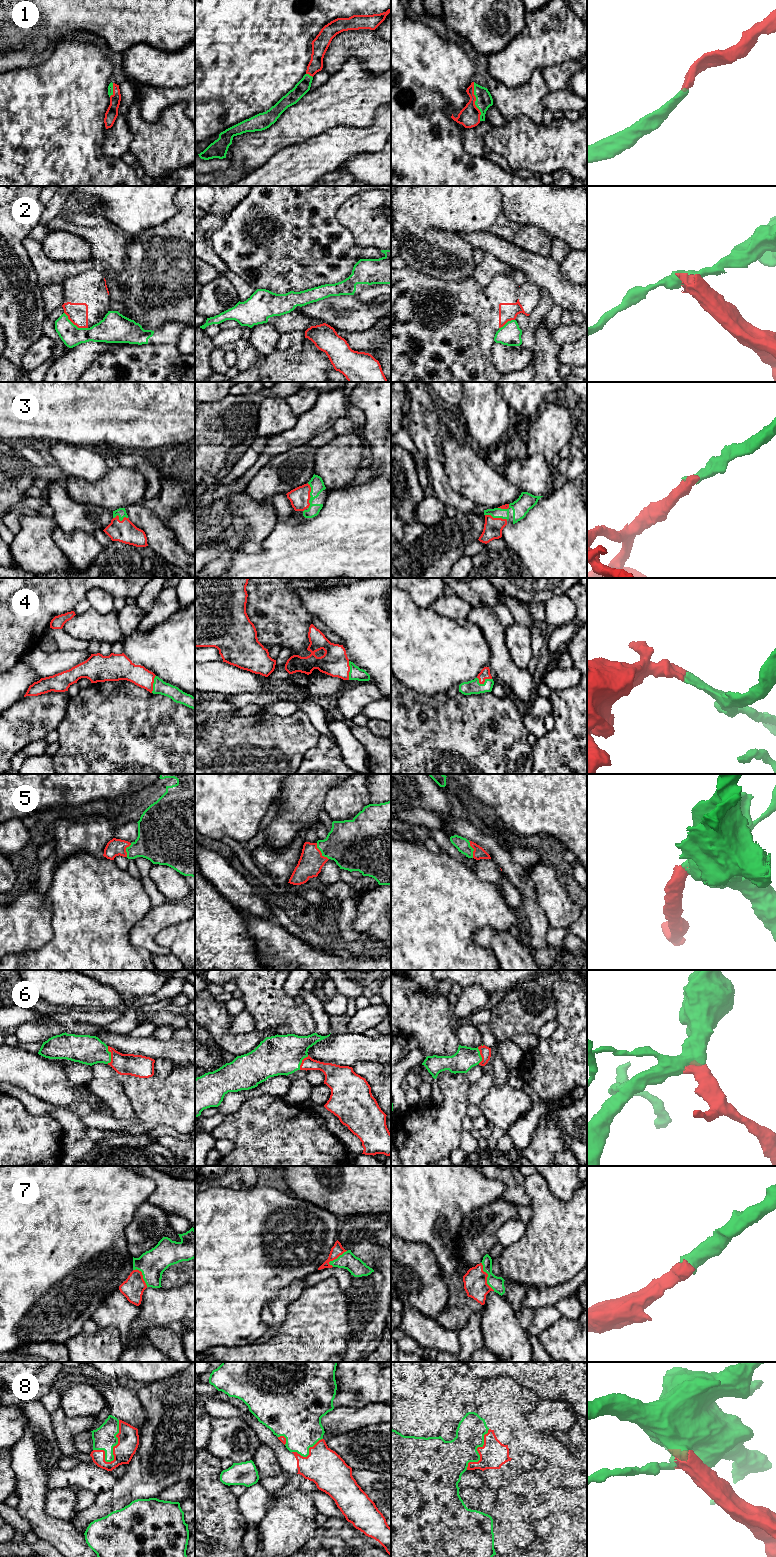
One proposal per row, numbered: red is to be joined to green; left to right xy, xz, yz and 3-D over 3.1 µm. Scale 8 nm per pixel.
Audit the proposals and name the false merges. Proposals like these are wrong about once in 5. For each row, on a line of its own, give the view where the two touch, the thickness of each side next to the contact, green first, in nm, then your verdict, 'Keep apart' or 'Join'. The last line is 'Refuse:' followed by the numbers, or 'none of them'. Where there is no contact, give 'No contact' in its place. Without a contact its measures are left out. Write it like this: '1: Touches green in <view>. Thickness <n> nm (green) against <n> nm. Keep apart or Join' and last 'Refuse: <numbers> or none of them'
1: Touches green in yz. Thickness 130 nm (green) against 170 nm. Join
2: Touches green in xy. Thickness 180 nm (green) against 170 nm. Keep apart
3: Touches green in xz. Thickness 120 nm (green) against 160 nm. Join
4: Touches green in yz. Thickness 110 nm (green) against 80 nm. Join
5: Touches green in xz. Thickness 380 nm (green) against 200 nm. Join
6: Touches green in xy. Thickness 240 nm (green) against 180 nm. Join
7: Touches green in yz. Thickness 110 nm (green) against 190 nm. Join
8: Touches green in xy. Thickness 190 nm (green) against 180 nm. Join
Refuse: 2

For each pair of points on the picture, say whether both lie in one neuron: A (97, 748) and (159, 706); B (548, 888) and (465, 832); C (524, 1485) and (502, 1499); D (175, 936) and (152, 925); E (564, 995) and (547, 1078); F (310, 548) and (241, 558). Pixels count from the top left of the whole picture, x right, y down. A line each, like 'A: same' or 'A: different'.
A: same
B: different
C: different
D: different
E: same
F: same

